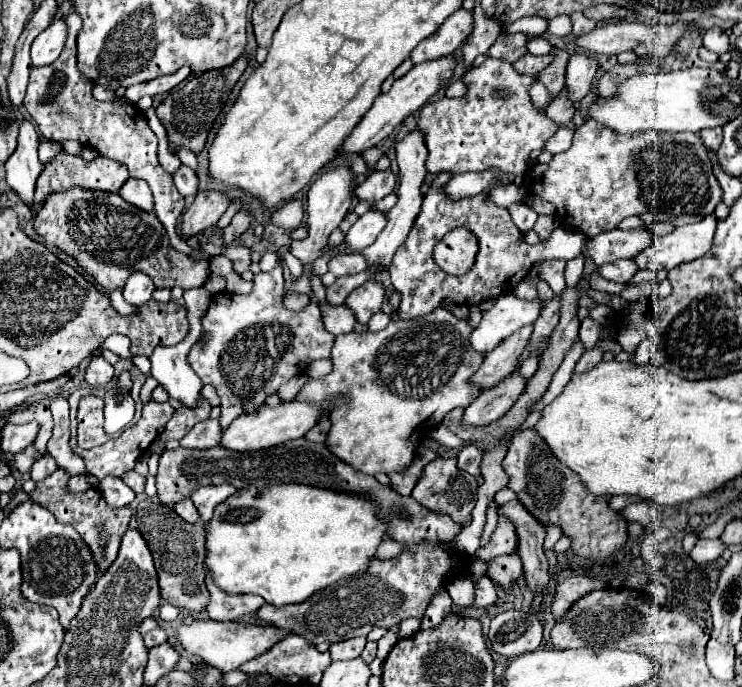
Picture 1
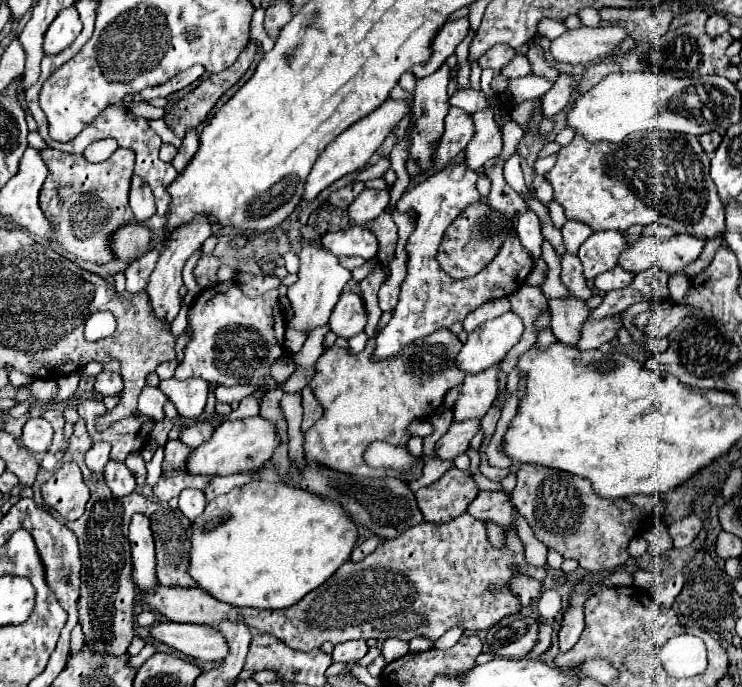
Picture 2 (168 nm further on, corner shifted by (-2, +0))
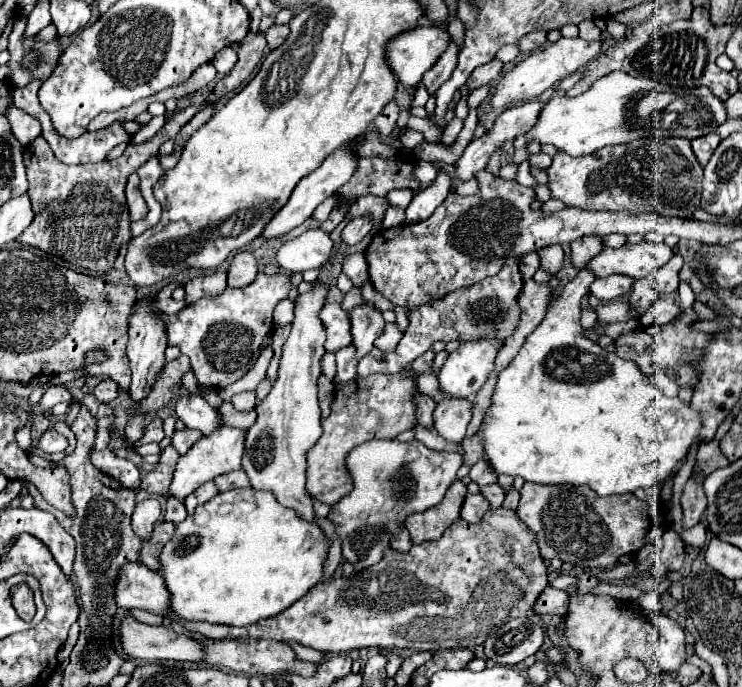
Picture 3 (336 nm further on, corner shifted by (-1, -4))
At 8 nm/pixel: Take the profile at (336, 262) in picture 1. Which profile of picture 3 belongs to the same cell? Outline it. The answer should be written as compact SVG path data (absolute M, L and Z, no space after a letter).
M354 253L344 259L342 273L354 283L354 287L360 287L368 281L368 265L364 259L364 253Z

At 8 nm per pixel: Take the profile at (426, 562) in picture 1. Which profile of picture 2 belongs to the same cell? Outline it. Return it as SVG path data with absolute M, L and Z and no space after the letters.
M463 513L445 525L423 521L403 531L397 539L385 541L363 561L345 561L323 587L317 587L287 609L231 607L219 603L199 587L181 589L163 585L159 585L155 595L143 597L141 601L177 623L217 627L221 619L245 619L251 629L271 633L299 651L317 649L325 641L339 643L371 637L379 641L391 637L409 641L417 635L439 639L457 623L463 623L467 631L483 631L521 609L521 603L507 589L511 565L517 565L525 575L543 581L545 569L527 565L523 543L517 533L511 529L505 531L505 535L507 545L495 549L487 541L485 523L469 513Z

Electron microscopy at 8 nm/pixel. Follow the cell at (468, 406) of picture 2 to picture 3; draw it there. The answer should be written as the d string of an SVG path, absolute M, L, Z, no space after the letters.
M442 399L434 409L434 429L450 443L460 443L472 419L472 403L466 399Z

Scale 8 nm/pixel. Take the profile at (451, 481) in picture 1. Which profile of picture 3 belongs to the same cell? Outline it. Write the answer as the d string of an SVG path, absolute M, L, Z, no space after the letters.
M454 481L444 499L424 511L424 513L414 513L408 517L406 527L410 533L412 543L424 543L424 541L436 541L442 537L442 533L460 517L460 507L464 503L464 495L466 495L466 485L462 481Z

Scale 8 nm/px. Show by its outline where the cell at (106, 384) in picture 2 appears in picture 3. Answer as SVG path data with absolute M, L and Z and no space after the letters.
M104 379L96 385L96 389L92 393L100 403L112 403L118 397L118 383L112 379Z

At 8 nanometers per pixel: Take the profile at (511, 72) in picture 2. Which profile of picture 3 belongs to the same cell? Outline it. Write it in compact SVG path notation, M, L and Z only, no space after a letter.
M484 85L484 87L480 87L480 89L474 89L474 91L466 97L468 107L470 107L470 109L476 109L488 95L490 95L490 85Z

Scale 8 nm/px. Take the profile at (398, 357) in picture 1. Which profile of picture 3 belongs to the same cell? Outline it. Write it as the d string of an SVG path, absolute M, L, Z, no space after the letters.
M426 351L420 355L406 371L398 375L370 375L370 377L354 377L346 385L336 387L332 413L328 419L322 419L322 437L306 455L306 475L308 475L308 495L326 503L334 505L342 499L348 491L352 491L350 473L344 467L344 457L360 443L370 439L394 439L398 433L416 425L414 417L414 403L412 395L416 391L416 379L410 375L414 373L430 373L430 365L434 361L434 351Z

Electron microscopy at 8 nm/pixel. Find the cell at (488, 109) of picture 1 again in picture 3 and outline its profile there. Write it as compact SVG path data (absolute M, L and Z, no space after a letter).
M454 117L454 119L446 125L442 141L444 141L444 143L454 143L454 141L456 141L456 137L458 137L458 133L460 133L460 119L458 119L458 117Z

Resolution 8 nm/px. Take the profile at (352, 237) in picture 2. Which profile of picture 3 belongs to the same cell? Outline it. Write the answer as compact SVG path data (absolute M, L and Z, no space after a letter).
M310 229L300 237L286 241L276 253L276 265L286 273L302 273L322 267L328 261L332 239L322 229Z

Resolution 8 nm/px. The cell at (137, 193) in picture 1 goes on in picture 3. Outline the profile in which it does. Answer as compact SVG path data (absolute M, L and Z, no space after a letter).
M132 173L128 177L128 183L126 183L126 201L128 201L128 209L130 209L130 219L132 221L138 221L142 219L146 213L148 213L148 207L140 195L140 189L138 189L138 175Z

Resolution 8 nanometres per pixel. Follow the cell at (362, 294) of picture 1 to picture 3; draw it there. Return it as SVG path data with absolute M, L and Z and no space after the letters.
M328 303L322 307L320 315L324 331L326 331L326 351L336 353L342 347L348 347L352 343L350 335L350 319L348 313L340 307L340 303Z

